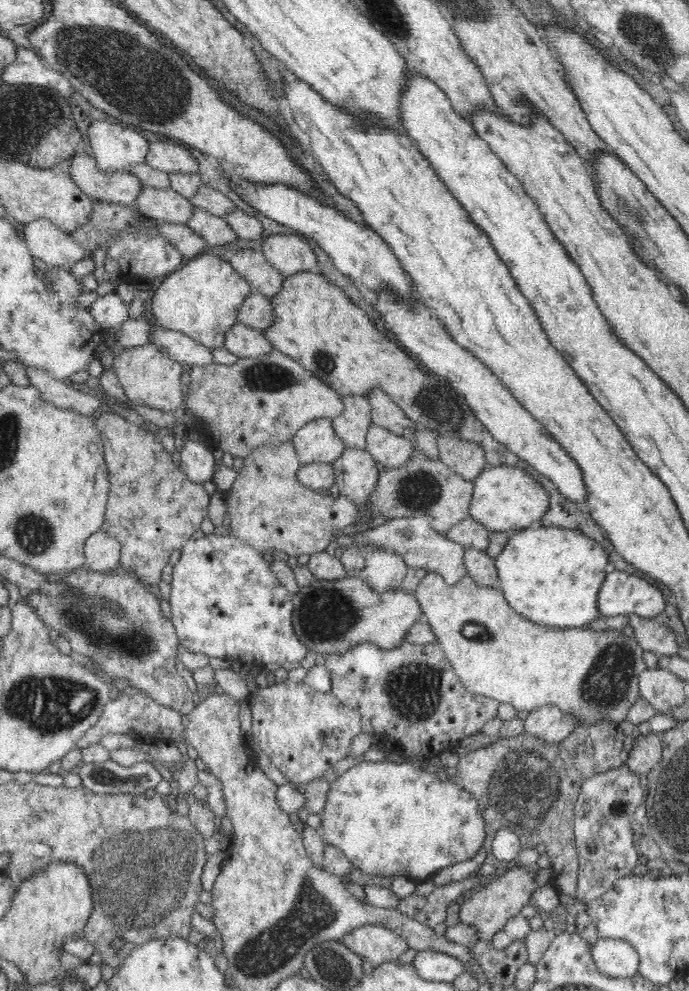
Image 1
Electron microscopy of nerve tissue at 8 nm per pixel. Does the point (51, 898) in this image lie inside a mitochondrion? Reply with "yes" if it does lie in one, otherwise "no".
no

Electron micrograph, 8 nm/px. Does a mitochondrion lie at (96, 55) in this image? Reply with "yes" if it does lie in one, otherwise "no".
yes

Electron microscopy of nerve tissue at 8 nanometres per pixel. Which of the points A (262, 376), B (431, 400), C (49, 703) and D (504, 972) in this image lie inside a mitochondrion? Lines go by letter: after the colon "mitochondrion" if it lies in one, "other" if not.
A: mitochondrion
B: mitochondrion
C: mitochondrion
D: other

